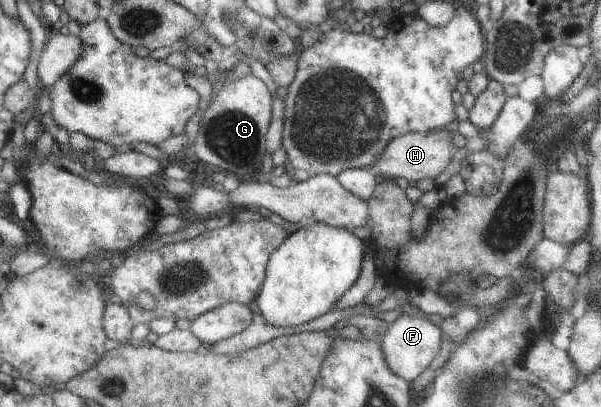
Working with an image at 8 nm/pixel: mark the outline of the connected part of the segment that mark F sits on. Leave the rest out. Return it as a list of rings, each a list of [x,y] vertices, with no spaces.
[[[400,312],[391,315],[389,329],[383,334],[381,352],[385,356],[385,364],[389,370],[411,383],[430,366],[440,352],[441,330],[425,318],[425,316],[409,316]]]

